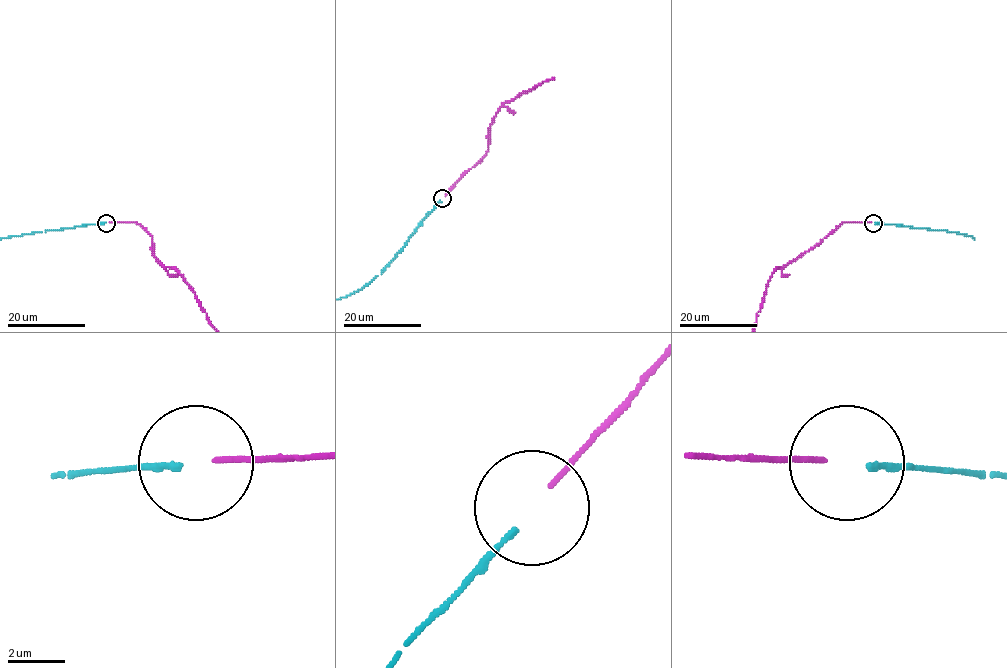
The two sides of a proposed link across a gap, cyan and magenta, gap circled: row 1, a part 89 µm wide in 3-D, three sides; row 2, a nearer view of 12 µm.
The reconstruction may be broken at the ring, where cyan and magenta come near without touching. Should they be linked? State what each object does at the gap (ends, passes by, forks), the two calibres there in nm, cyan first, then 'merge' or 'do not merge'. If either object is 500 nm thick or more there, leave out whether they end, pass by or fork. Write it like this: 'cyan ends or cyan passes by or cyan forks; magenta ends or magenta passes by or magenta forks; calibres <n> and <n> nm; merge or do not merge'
cyan ends; magenta ends; calibres 240 and 170 nm; merge

